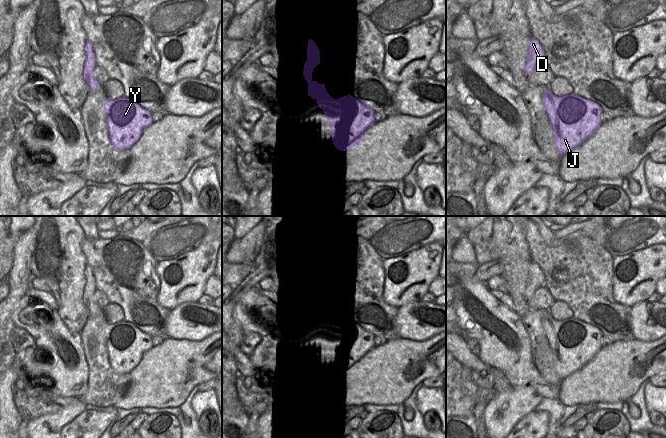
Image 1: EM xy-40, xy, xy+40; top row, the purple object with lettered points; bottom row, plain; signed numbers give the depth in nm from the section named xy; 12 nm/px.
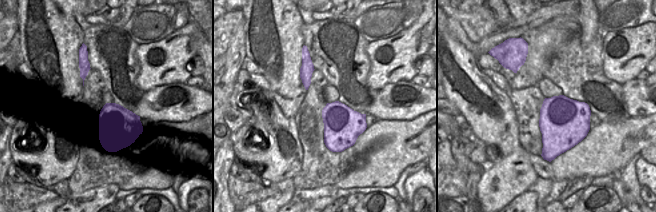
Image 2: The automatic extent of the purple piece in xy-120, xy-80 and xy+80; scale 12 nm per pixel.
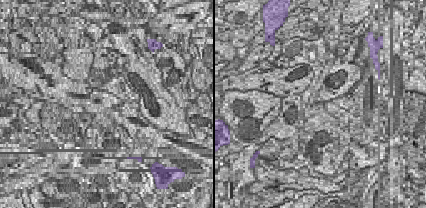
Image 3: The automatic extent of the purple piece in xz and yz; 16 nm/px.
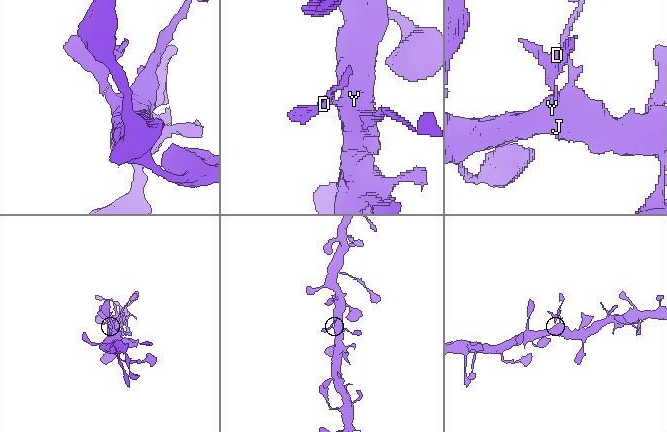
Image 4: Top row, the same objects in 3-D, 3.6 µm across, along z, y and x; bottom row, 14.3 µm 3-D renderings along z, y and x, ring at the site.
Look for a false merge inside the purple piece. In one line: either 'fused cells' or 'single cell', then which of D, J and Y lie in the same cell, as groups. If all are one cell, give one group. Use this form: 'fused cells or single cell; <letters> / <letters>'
single cell; D J Y

